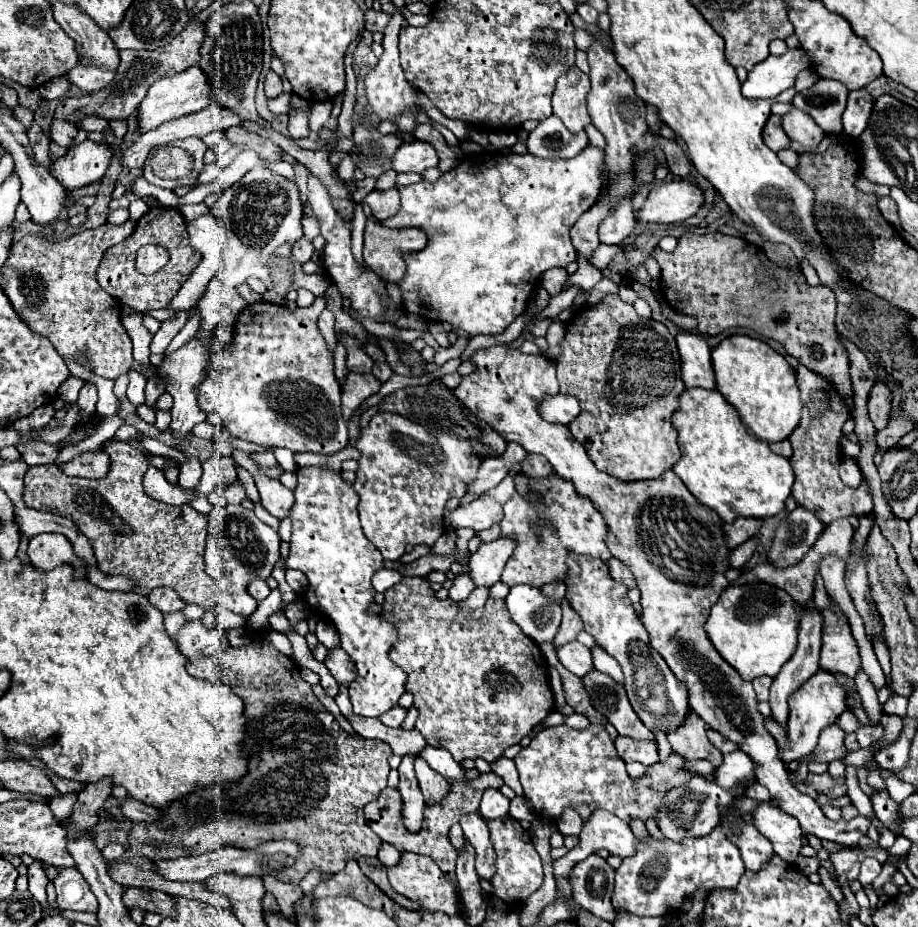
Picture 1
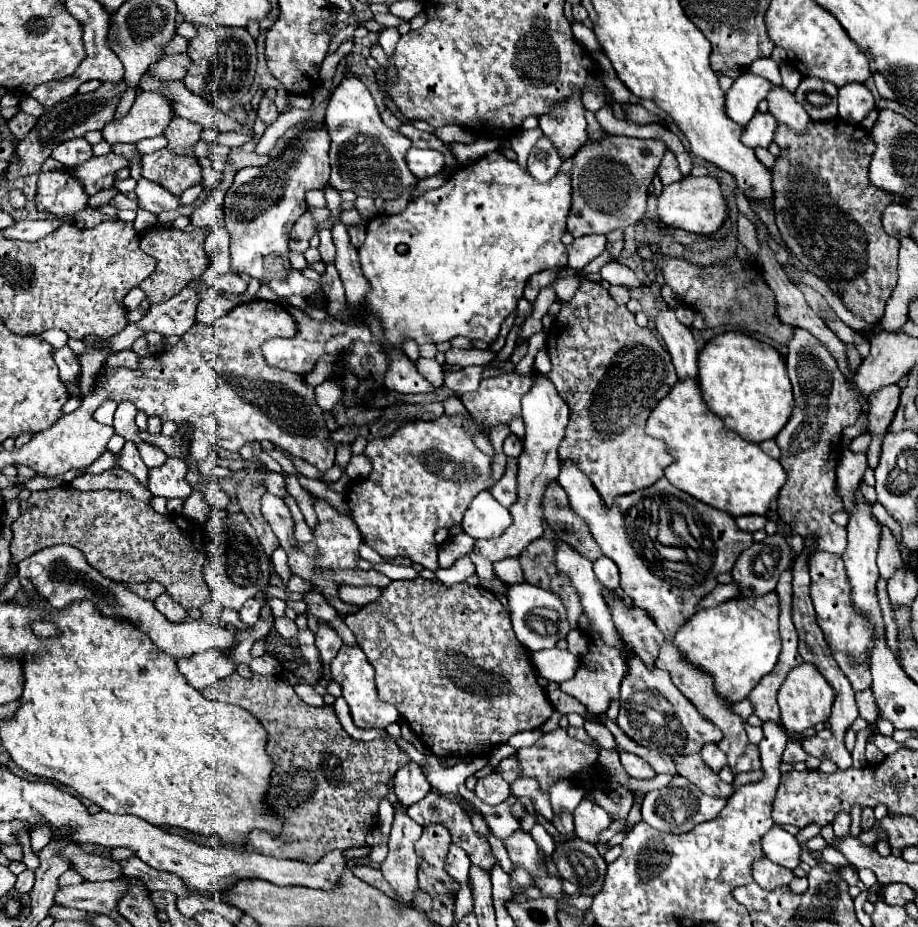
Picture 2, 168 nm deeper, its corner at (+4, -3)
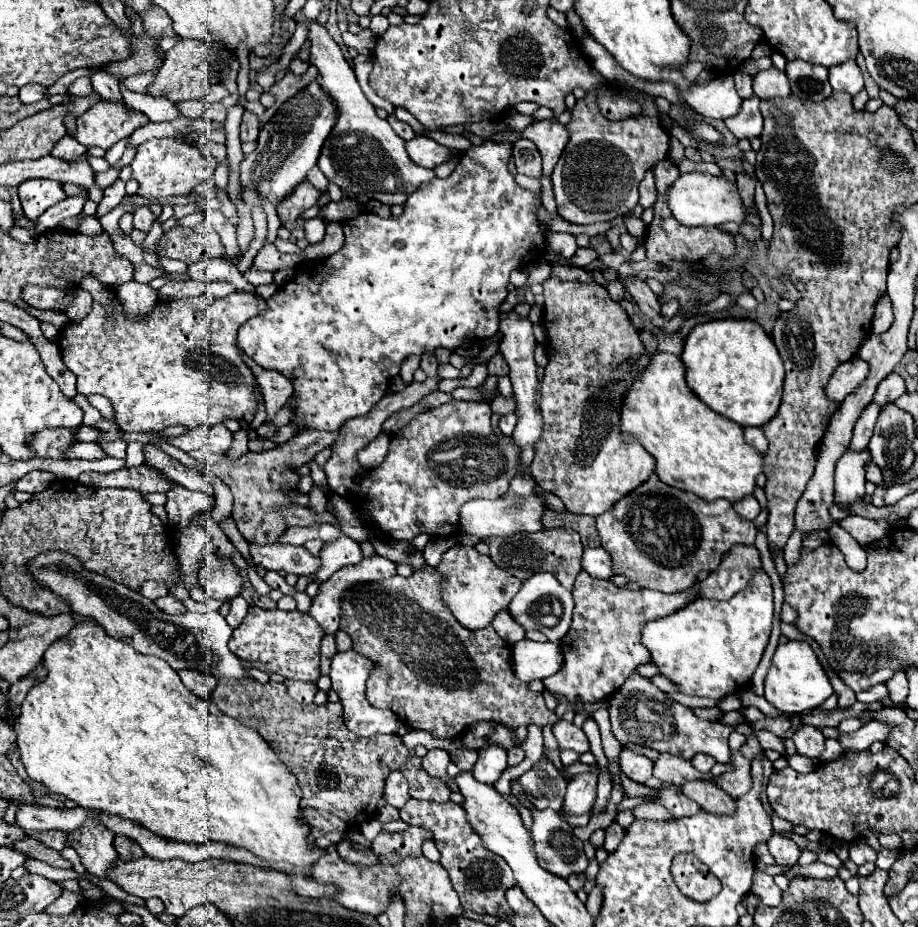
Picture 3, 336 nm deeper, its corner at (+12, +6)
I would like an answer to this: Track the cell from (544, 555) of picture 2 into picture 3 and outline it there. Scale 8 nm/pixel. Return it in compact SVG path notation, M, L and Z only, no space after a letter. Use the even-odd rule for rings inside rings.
M557 528L557 530L541 530L541 532L521 532L521 534L511 534L511 536L491 536L485 540L489 544L489 558L499 566L505 568L509 574L517 576L519 580L527 580L529 576L537 572L551 572L561 586L567 590L573 588L573 582L581 570L581 554L577 546L581 546L579 534L569 530L569 528ZM515 546L517 552L515 552Z

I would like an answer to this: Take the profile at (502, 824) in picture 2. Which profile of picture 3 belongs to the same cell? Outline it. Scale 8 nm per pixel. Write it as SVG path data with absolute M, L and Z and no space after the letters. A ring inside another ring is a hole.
M429 750L425 756L423 756L423 768L427 770L427 774L447 782L447 784L455 784L453 778L447 776L447 766L449 766L449 754L445 754L445 750Z

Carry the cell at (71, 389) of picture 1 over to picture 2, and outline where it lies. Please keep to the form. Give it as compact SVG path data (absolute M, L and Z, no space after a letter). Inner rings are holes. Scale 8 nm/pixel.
M63 347L63 349L55 351L55 363L57 363L59 371L61 371L61 381L63 381L65 387L69 387L71 383L79 381L81 365L79 365L77 355L69 347Z

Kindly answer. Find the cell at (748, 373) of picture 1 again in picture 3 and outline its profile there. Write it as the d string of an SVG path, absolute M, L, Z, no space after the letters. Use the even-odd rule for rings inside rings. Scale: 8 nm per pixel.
M723 318L697 324L685 338L681 360L689 388L713 412L739 426L767 424L781 404L783 362L771 336L753 320Z

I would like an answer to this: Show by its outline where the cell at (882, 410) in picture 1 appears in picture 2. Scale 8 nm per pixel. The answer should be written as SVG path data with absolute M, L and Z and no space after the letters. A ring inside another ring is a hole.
M889 385L879 389L877 393L871 393L867 397L869 401L869 413L867 413L867 425L869 425L869 433L871 433L871 443L867 449L867 461L871 467L877 467L879 461L879 453L881 453L881 443L885 439L885 433L893 421L895 409L899 405L899 395L901 389L897 385Z

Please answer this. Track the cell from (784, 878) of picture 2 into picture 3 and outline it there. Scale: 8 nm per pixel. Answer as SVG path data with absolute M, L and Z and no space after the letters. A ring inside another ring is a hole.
M755 870L751 892L753 892L753 894L761 900L761 904L765 904L765 906L777 906L777 904L781 904L781 890L775 886L773 876L769 876L767 872Z

